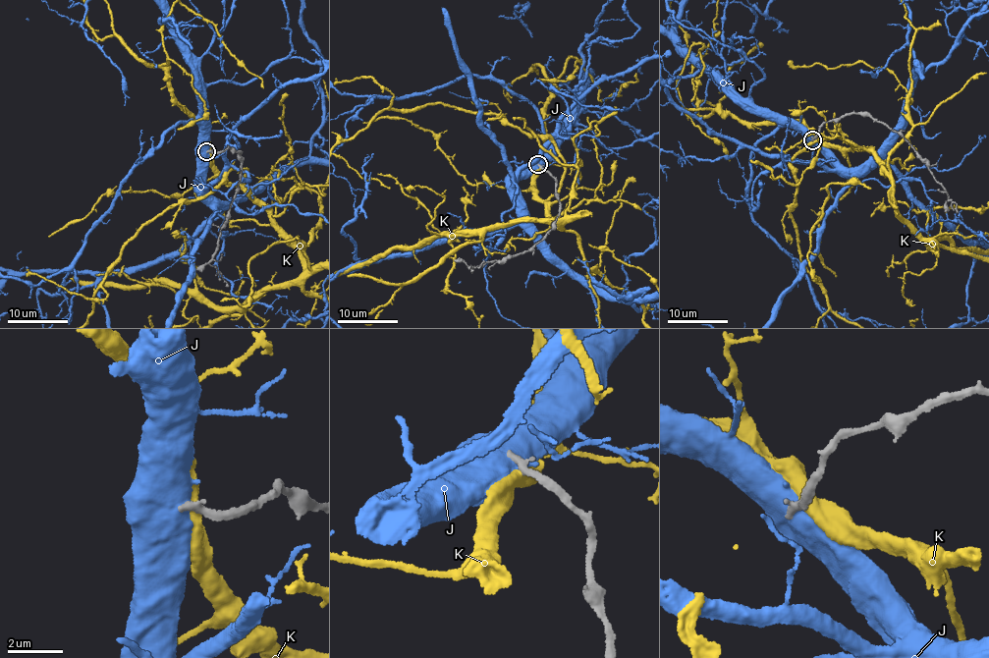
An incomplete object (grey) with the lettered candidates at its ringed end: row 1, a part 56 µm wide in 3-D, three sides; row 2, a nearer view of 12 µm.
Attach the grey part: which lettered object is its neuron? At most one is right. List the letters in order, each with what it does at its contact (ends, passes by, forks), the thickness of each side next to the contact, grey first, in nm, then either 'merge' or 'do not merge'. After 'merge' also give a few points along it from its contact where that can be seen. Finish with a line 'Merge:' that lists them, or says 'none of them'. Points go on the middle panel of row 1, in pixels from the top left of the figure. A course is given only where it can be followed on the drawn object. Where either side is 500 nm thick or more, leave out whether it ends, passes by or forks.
J: 280/900 nm | do not merge
K: 360/550 nm | do not merge
Merge: none of them

